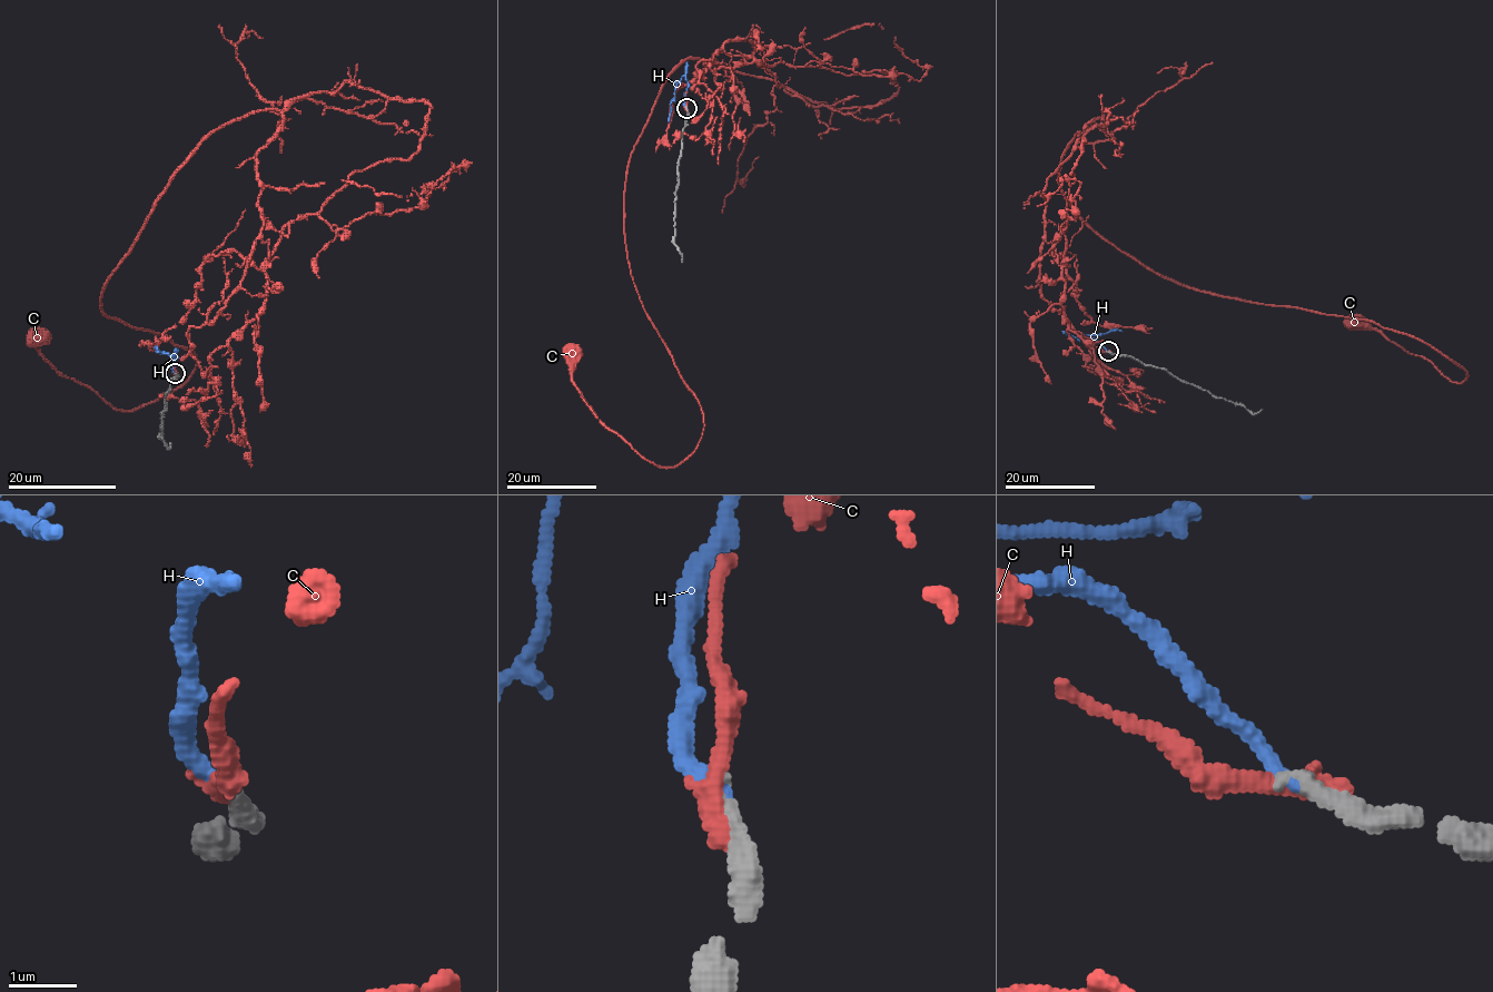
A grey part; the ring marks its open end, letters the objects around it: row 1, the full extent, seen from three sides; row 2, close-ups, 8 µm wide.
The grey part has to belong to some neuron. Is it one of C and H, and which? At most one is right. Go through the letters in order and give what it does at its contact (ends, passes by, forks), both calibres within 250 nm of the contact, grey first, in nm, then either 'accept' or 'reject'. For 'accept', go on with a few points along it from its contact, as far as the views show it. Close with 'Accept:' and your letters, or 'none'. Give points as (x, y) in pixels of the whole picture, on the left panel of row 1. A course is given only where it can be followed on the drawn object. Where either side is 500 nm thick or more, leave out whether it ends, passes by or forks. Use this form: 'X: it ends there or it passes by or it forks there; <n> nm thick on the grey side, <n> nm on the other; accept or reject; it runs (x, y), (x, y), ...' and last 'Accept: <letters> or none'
C: it ends there; 320 nm thick on the grey side, 400 nm on the other; reject
H: it ends there; 260 nm thick on the grey side, 240 nm on the other; accept; it runs (176, 372), (172, 362), (176, 357), (154, 349)
Accept: H

